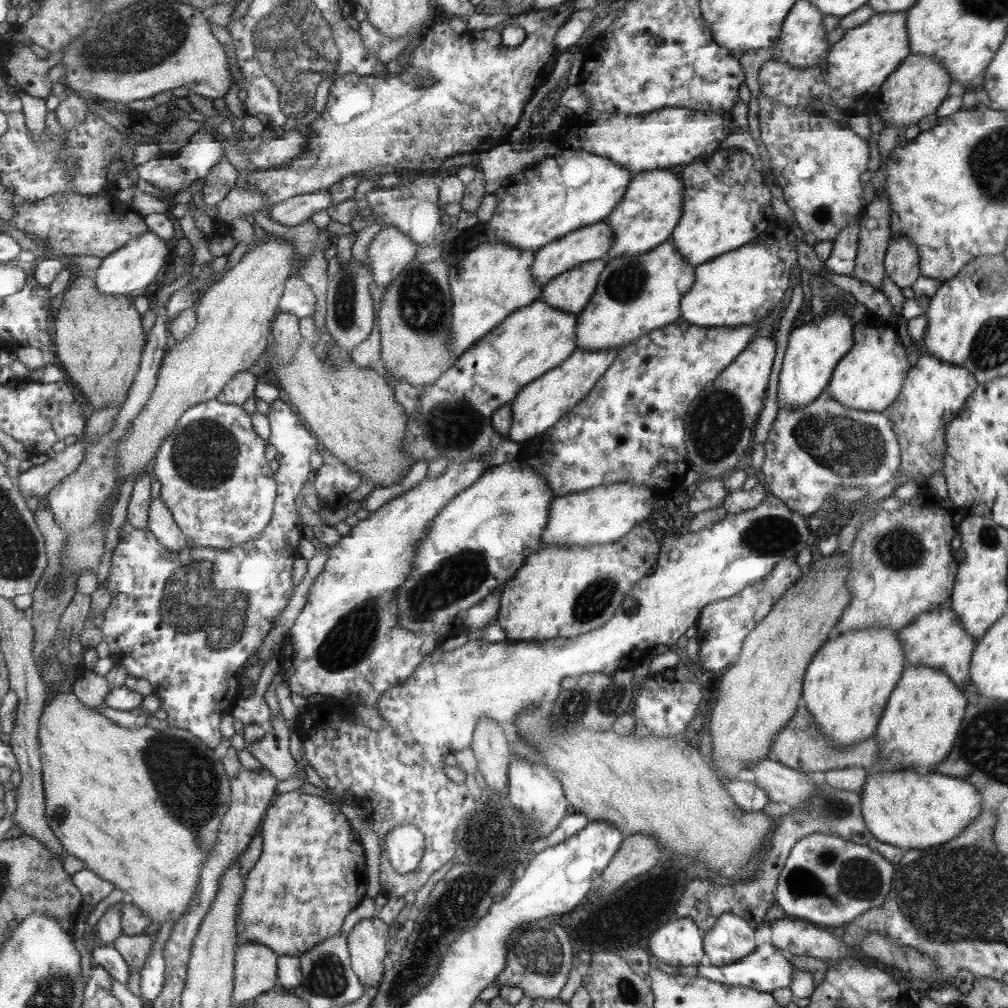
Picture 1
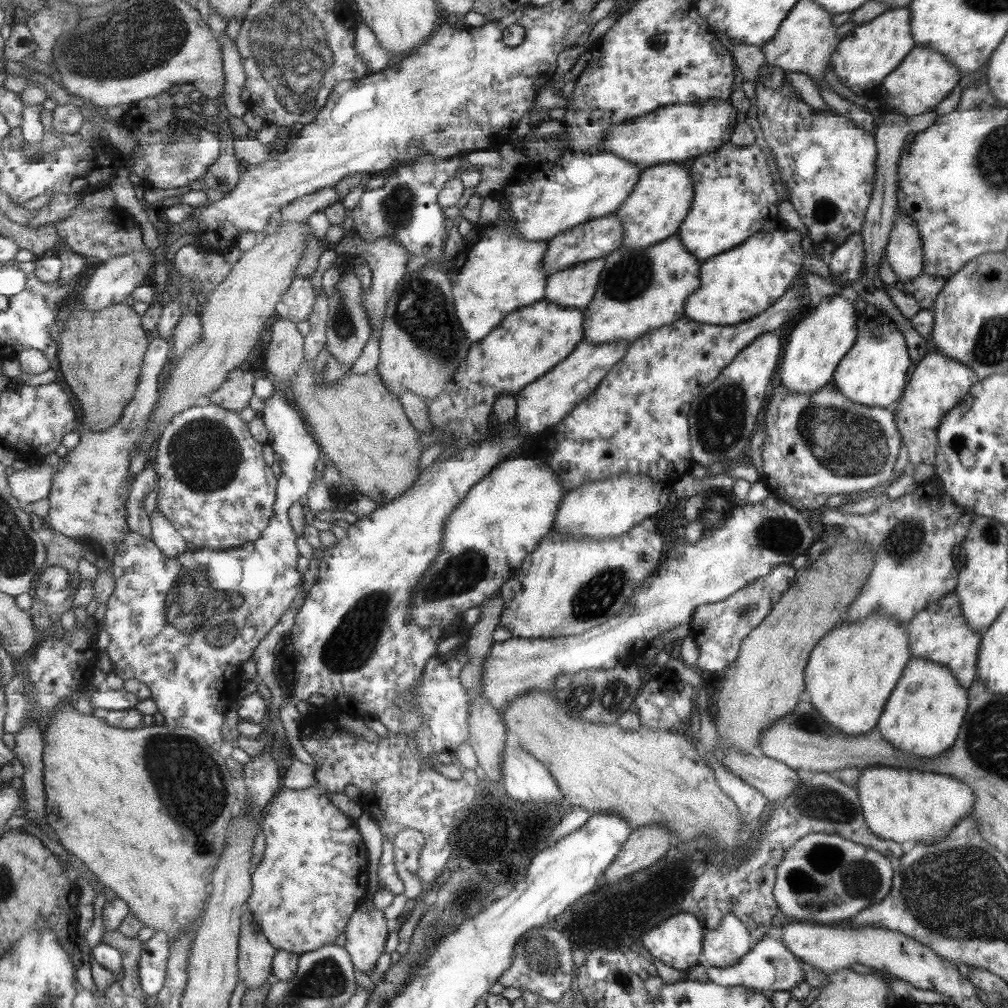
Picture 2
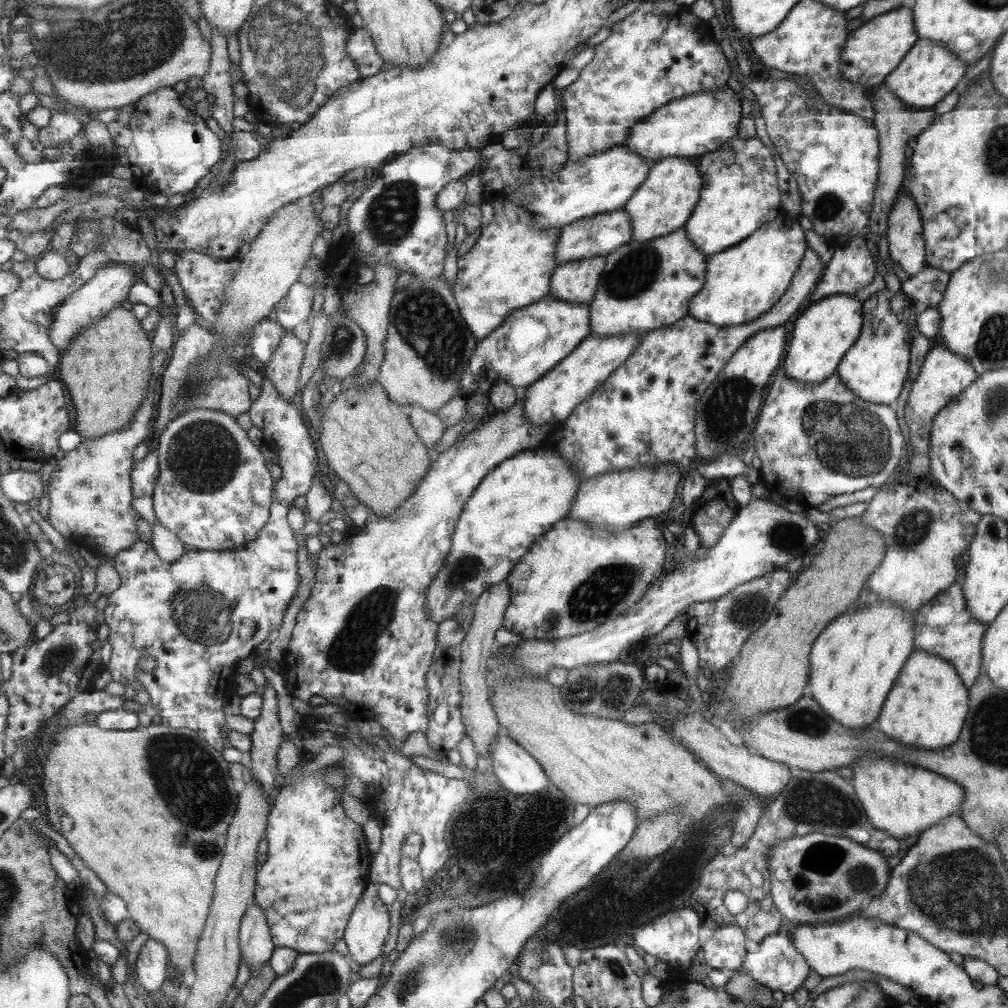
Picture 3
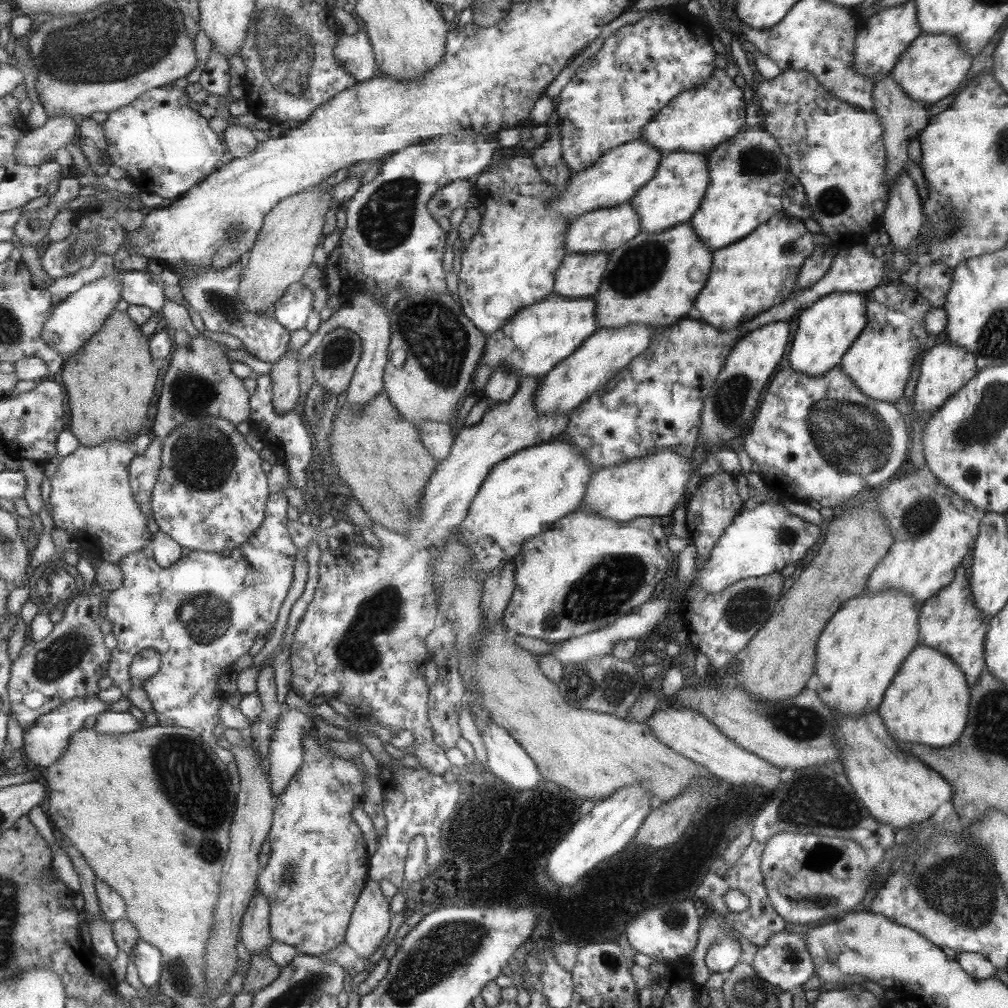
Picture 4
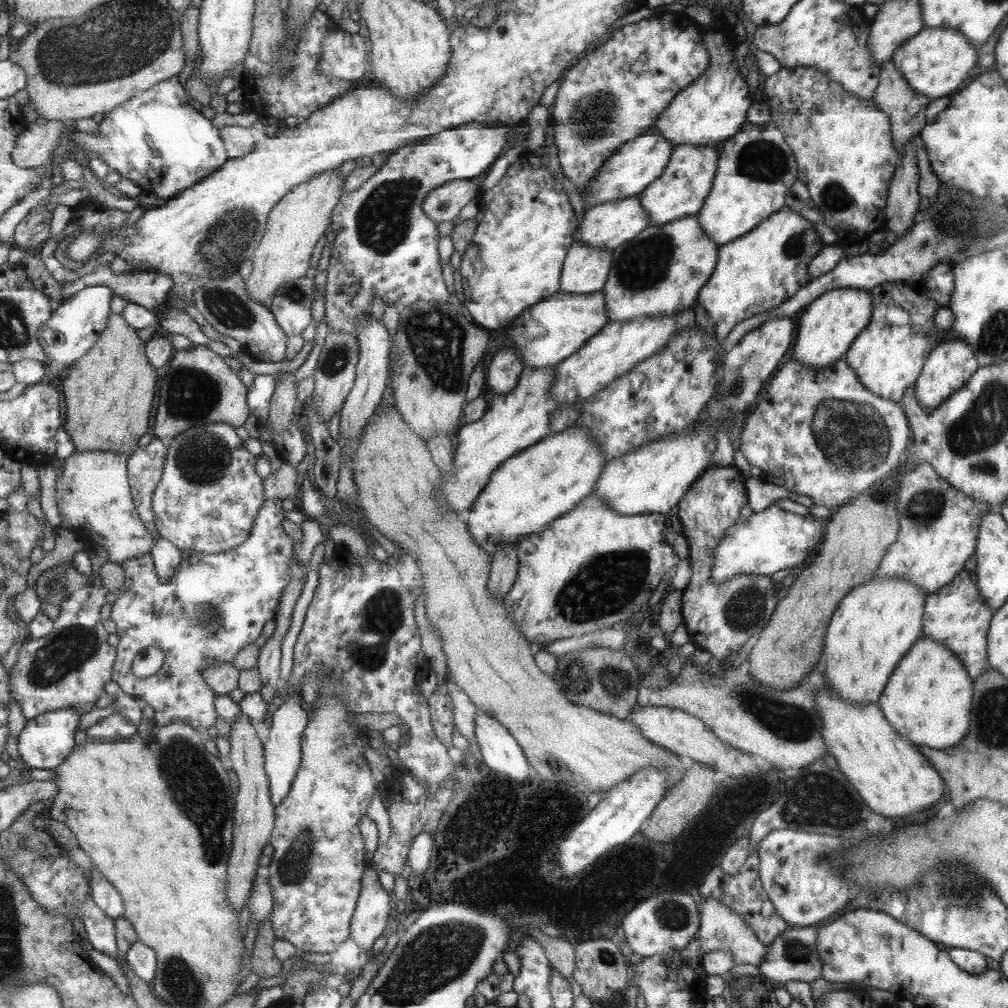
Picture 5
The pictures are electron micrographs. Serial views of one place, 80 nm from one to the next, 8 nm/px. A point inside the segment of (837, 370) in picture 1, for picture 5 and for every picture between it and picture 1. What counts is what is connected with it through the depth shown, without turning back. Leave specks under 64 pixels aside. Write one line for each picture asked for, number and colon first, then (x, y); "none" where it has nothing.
2: (872, 373)
3: (874, 369)
4: (879, 361)
5: (887, 357)

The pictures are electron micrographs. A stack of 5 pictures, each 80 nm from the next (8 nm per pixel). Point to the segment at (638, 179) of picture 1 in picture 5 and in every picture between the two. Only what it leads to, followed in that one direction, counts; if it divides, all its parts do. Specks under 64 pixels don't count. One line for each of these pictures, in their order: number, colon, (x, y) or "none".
2: (656, 208)
3: (661, 205)
4: (674, 194)
5: (681, 190)

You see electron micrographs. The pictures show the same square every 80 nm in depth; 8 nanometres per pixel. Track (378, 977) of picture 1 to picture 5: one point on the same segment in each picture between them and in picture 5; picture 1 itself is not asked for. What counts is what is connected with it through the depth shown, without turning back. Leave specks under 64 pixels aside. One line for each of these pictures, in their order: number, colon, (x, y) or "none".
2: (366, 934)
3: (369, 926)
4: (371, 920)
5: (374, 910)

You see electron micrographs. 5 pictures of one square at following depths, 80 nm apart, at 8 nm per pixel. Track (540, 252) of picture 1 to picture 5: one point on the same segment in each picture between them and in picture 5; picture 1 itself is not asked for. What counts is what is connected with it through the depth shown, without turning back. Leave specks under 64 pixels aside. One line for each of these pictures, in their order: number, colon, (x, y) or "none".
2: (594, 239)
3: (598, 235)
4: (603, 230)
5: (606, 225)

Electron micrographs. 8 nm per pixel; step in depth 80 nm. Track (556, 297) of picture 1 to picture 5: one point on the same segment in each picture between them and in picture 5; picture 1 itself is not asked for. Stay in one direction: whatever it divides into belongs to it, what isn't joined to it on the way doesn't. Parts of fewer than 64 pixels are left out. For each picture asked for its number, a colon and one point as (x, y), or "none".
2: (574, 286)
3: (575, 282)
4: (579, 276)
5: (586, 268)

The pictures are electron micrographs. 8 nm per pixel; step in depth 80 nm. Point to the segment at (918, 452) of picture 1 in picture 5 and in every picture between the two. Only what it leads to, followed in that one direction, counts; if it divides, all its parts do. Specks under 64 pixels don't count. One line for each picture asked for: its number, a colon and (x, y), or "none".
2: (937, 382)
3: (943, 374)
4: (945, 368)
5: (949, 365)

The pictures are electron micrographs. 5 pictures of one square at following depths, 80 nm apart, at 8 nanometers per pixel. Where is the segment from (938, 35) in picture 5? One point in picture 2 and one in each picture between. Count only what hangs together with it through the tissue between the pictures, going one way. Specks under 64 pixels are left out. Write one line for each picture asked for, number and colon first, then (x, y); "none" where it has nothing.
2: (920, 82)
3: (928, 72)
4: (931, 68)

